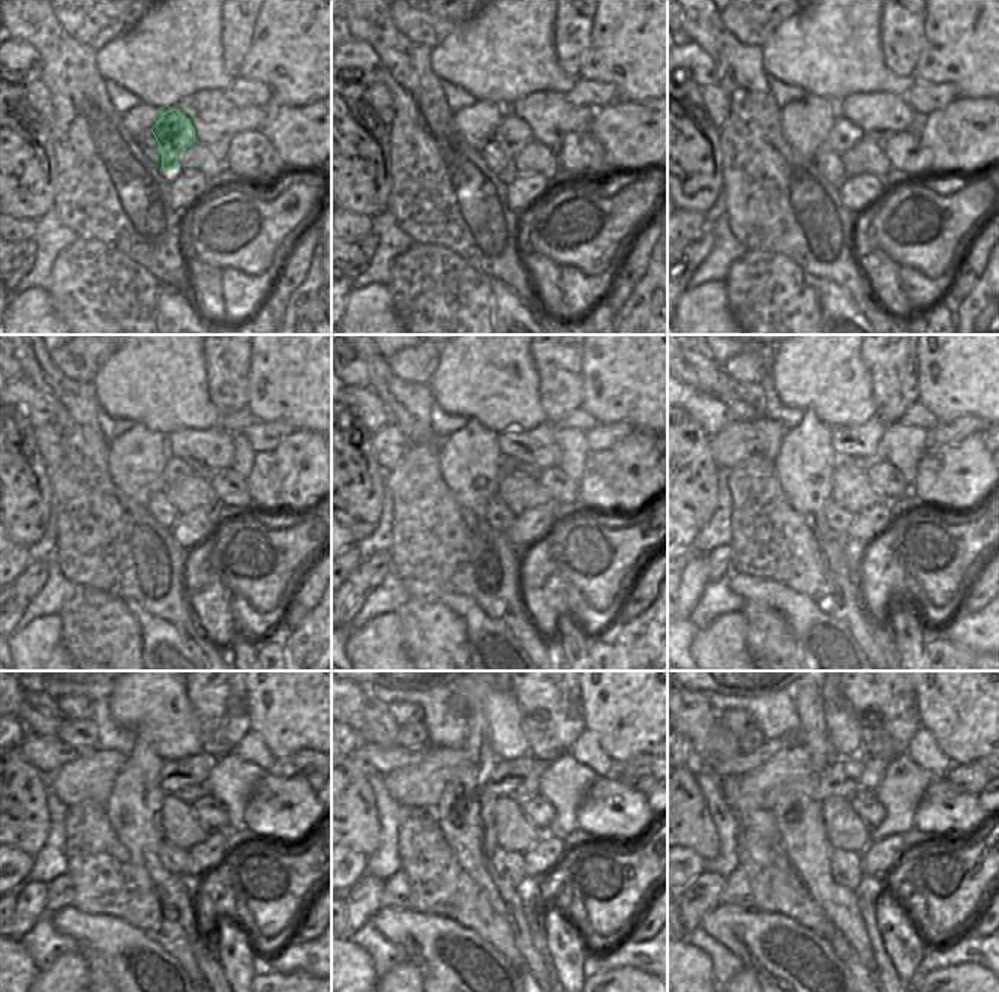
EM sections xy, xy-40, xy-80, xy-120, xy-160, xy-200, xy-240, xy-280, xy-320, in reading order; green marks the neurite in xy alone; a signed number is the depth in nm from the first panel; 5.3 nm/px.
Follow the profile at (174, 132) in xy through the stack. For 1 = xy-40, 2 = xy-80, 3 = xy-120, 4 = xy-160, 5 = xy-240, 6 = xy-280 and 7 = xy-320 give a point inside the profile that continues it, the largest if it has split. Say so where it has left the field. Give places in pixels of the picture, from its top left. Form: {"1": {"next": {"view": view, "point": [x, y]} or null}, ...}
{"1": {"next": {"view": "xy-40", "point": [512, 134]}}, "2": {"next": {"view": "xy-80", "point": [845, 134]}}, "3": {"next": {"view": "xy-120", "point": [174, 470]}}, "4": {"next": {"view": "xy-160", "point": [509, 465]}}, "5": {"next": {"view": "xy-240", "point": [188, 796]}}, "6": {"next": {"view": "xy-280", "point": [530, 787]}}, "7": {"next": {"view": "xy-320", "point": [873, 772]}}}

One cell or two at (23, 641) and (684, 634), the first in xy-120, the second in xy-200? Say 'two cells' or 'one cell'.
two cells

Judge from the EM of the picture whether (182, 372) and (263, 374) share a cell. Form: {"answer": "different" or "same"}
{"answer": "different"}

